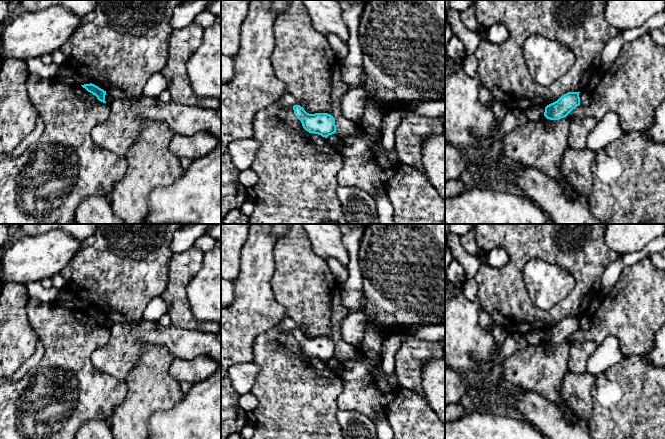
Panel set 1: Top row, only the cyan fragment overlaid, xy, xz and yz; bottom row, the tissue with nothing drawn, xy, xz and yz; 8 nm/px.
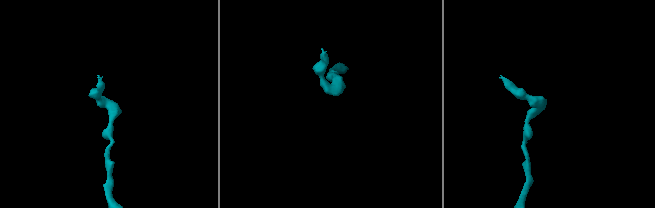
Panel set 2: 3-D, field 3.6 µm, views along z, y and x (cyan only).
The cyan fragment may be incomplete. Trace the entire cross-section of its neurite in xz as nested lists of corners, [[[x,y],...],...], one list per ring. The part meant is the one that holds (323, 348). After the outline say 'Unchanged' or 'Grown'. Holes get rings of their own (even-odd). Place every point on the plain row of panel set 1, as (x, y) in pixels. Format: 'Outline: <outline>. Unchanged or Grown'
Outline: [[[300,329],[293,330],[295,340],[301,345],[303,352],[309,357],[314,357],[327,362],[336,357],[335,343],[328,337],[307,337]]]. Unchanged

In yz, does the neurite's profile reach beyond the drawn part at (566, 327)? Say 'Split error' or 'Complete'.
Complete

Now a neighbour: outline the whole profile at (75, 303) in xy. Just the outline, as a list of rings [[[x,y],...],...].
[[[75,297],[67,302],[56,303],[56,305],[70,309],[84,309],[91,307],[87,301]]]

